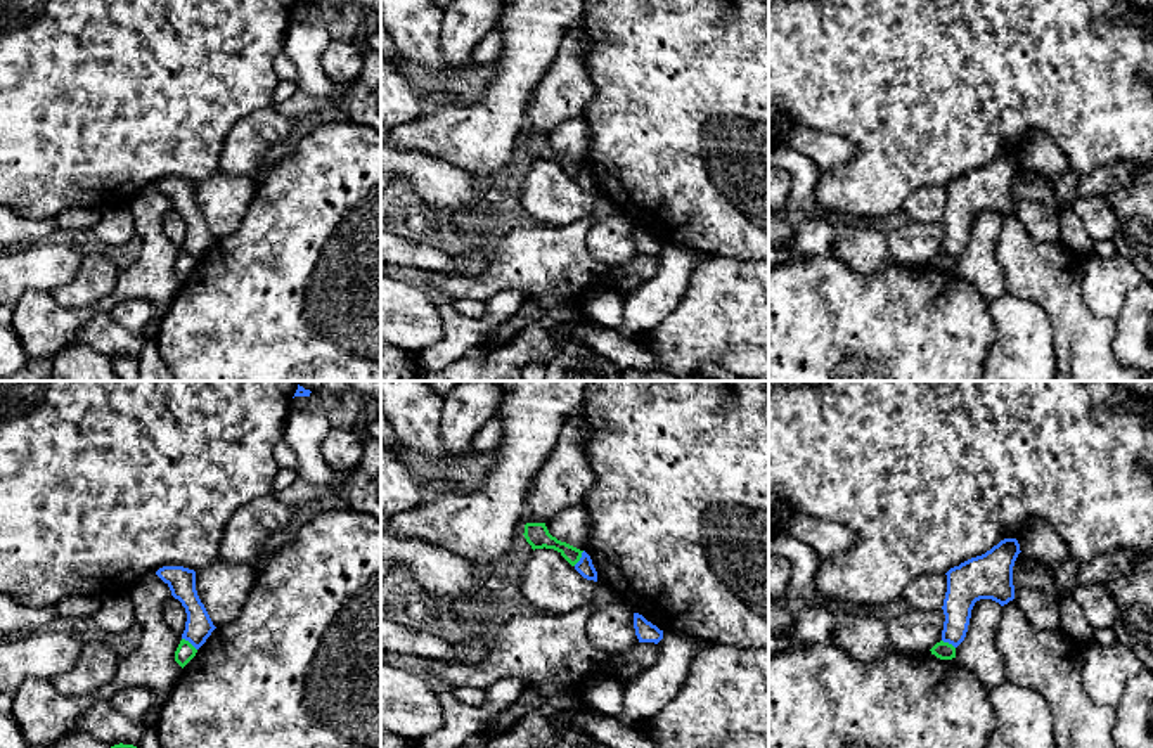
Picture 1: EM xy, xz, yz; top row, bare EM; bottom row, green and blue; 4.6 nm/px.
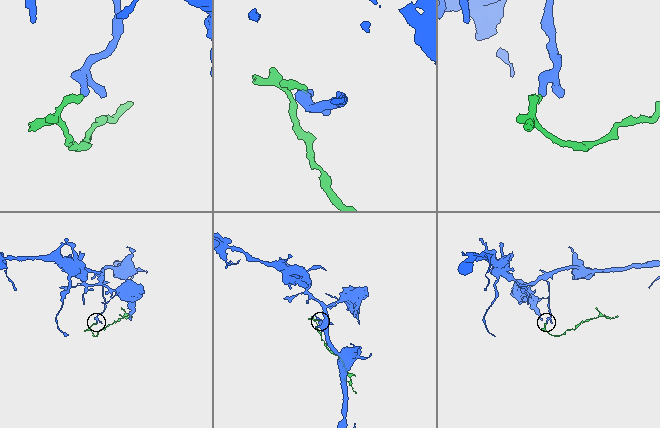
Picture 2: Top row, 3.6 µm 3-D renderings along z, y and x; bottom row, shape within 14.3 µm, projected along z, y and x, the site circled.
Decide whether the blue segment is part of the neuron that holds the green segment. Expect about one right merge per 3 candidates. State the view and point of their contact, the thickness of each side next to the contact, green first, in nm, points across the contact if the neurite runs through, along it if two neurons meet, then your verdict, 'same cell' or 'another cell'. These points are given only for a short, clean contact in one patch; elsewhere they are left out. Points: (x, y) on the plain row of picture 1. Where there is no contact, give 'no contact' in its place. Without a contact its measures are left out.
contact xy (189, 255); calibres 90 and 130 nm; border xy (182, 250), (196, 262); another cell

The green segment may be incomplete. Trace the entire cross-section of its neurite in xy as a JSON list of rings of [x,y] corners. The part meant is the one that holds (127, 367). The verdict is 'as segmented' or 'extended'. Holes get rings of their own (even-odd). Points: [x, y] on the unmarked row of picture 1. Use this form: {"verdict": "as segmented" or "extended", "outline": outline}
{"verdict": "as segmented", "outline": [[[119,355],[119,357],[111,358],[111,362],[121,381],[135,381],[137,379],[137,374],[138,374],[137,358]]]}

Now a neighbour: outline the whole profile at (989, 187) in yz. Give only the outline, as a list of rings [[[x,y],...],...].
[[[1004,151],[985,166],[971,170],[945,185],[944,255],[957,260],[964,253],[976,213],[992,211],[1004,218],[1015,211],[1013,178],[1020,164],[1016,151]]]

